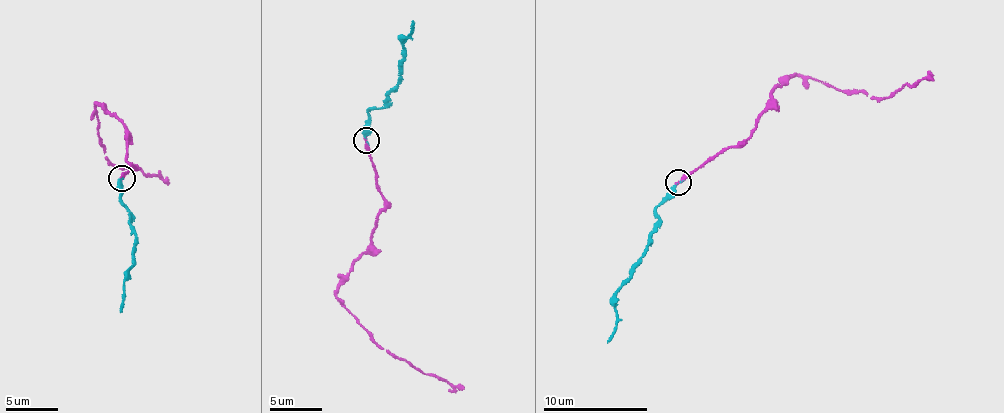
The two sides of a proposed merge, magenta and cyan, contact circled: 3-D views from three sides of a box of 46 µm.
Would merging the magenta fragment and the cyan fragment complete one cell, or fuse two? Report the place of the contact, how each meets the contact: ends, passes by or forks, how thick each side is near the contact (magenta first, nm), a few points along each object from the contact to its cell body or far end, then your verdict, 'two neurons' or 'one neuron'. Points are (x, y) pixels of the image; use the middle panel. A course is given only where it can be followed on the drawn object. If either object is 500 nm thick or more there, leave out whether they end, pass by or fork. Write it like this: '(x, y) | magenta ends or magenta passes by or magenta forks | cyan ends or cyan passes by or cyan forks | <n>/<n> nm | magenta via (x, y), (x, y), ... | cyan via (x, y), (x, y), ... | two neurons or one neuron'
(366, 140) | magenta ends | cyan ends | 240/130 nm | magenta via (366, 140), (383, 206), (363, 252), (338, 286), (337, 299), (372, 343), (464, 389) | cyan via (366, 142), (370, 111), (386, 104), (402, 77), (407, 55), (403, 38), (414, 32), (412, 20) | one neuron

